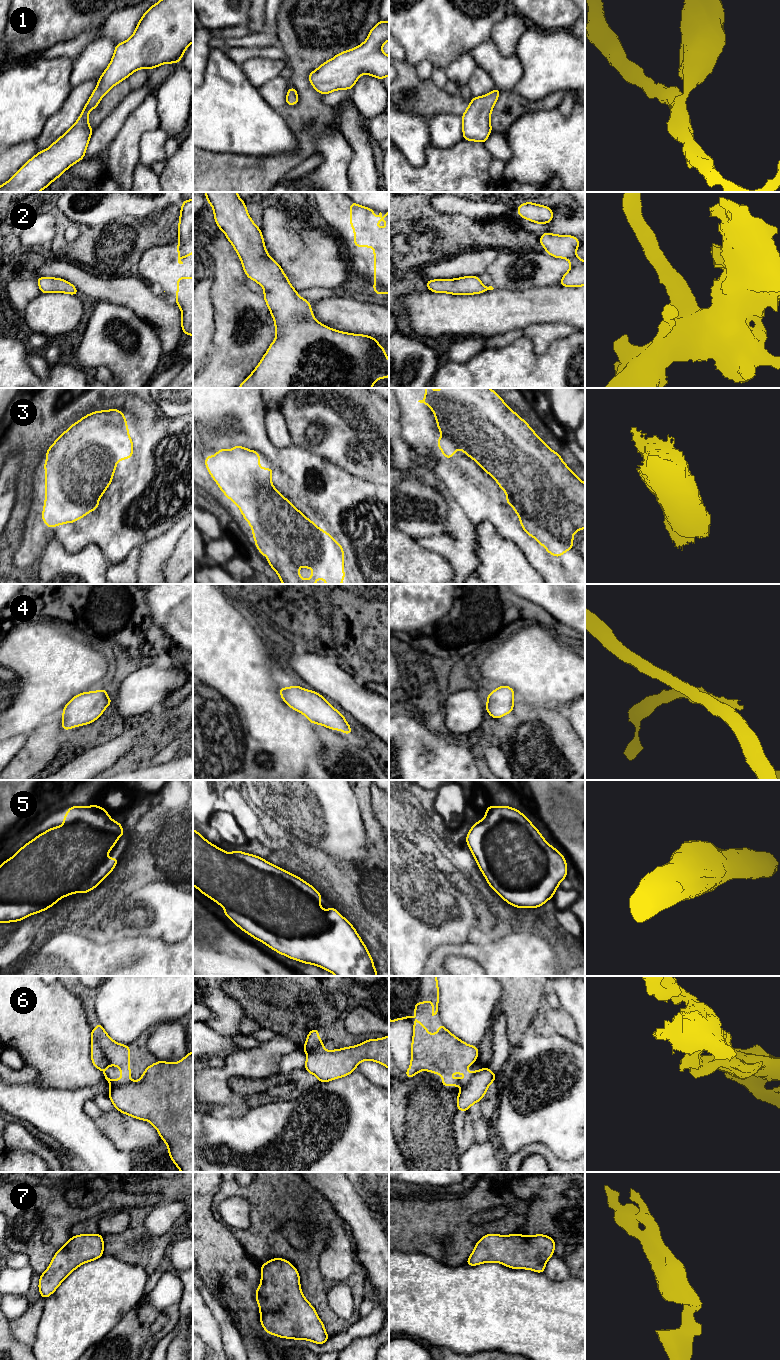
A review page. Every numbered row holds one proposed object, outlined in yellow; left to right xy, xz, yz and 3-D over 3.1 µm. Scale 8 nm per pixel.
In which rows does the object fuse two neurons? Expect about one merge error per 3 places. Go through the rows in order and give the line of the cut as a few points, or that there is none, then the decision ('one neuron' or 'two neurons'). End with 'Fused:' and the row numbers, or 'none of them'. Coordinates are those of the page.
1: no cut; one neuron
2: no cut; one neuron
3: no cut; one neuron
4: no cut; one neuron
5: no cut; one neuron
6: cut in xy along (129, 1080), (111, 1086); two neurons
7: no cut; one neuron
Fused: 6

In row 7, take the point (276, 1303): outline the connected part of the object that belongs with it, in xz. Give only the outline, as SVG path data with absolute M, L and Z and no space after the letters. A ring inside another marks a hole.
M281 1258L270 1259L260 1270L261 1284L255 1296L266 1333L324 1344L329 1336L301 1291L298 1270Z

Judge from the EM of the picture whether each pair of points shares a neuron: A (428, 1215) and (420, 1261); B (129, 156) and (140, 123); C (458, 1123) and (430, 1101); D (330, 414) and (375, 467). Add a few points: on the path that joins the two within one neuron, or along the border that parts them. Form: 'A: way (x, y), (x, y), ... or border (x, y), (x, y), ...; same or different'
A: border (399, 1249), (405, 1252), (424, 1252), (442, 1263); different
B: way (129, 148), (129, 135), (132, 131); same
C: border (457, 1110), (452, 1121), (452, 1128); different
D: way (342, 433), (342, 454), (347, 462), (356, 467); same

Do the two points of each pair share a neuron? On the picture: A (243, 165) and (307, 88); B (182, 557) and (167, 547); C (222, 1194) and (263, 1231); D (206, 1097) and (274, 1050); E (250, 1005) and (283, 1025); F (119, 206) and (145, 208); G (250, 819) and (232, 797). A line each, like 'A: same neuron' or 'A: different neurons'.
A: same neuron
B: different neurons
C: same neuron
D: same neuron
E: same neuron
F: same neuron
G: same neuron

